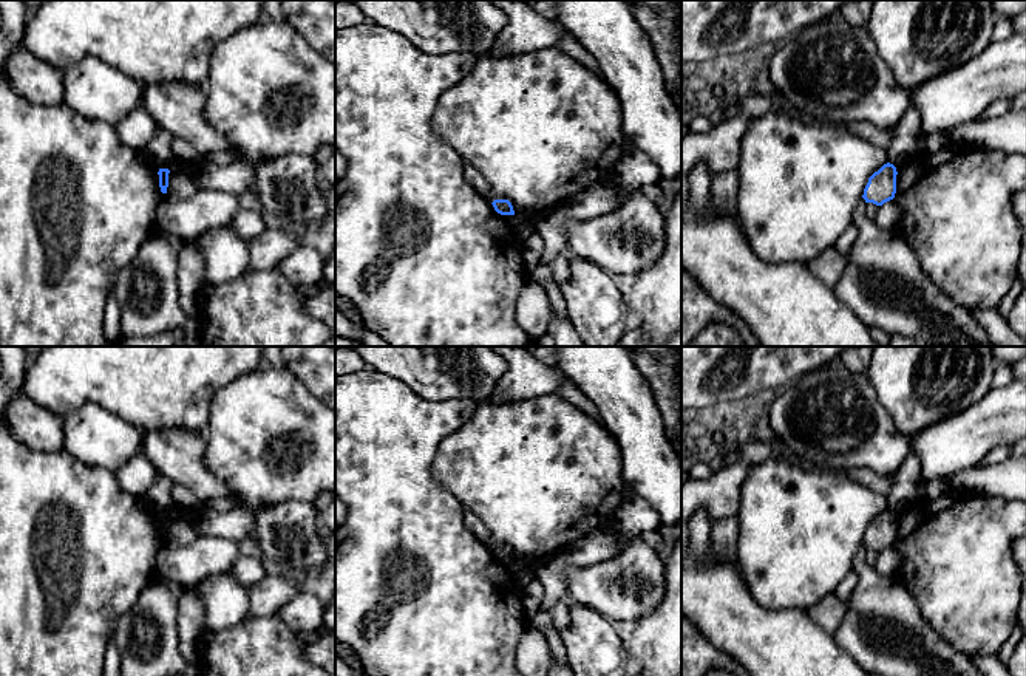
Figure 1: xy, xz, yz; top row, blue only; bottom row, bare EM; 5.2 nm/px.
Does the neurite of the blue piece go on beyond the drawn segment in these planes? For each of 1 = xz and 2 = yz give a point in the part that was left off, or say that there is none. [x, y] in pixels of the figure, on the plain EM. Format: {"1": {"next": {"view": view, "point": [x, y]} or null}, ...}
{"1": {"next": null}, "2": {"next": null}}

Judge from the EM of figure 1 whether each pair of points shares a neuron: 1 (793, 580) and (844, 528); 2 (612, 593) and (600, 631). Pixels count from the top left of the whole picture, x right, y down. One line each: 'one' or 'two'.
1: one
2: two

